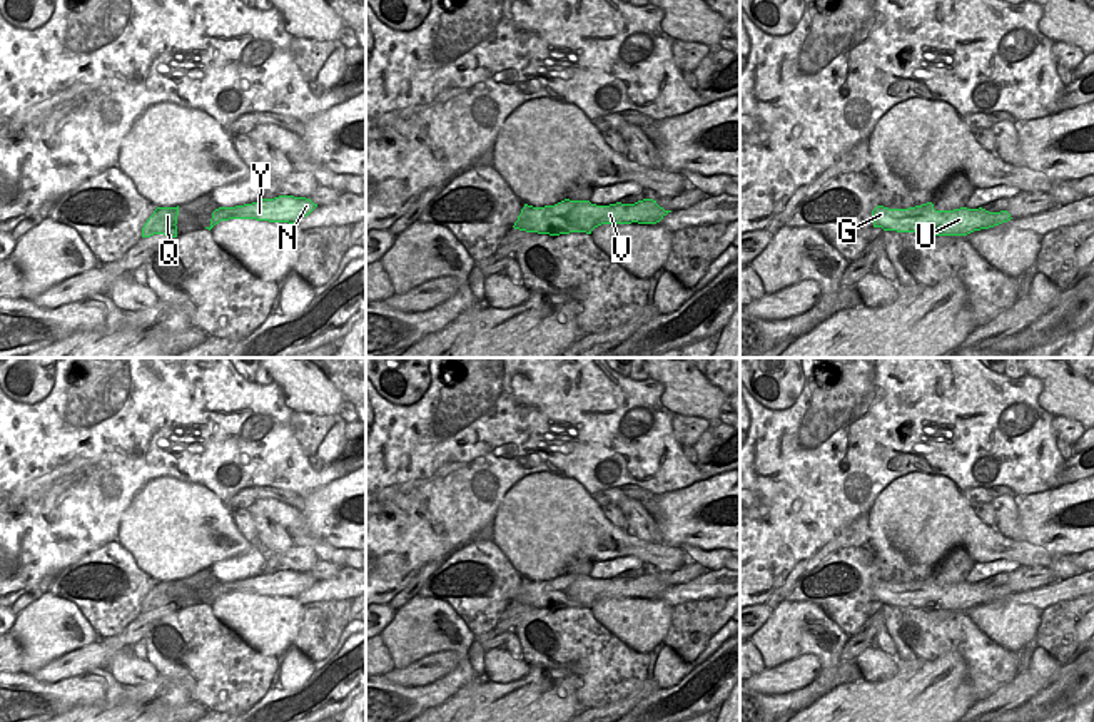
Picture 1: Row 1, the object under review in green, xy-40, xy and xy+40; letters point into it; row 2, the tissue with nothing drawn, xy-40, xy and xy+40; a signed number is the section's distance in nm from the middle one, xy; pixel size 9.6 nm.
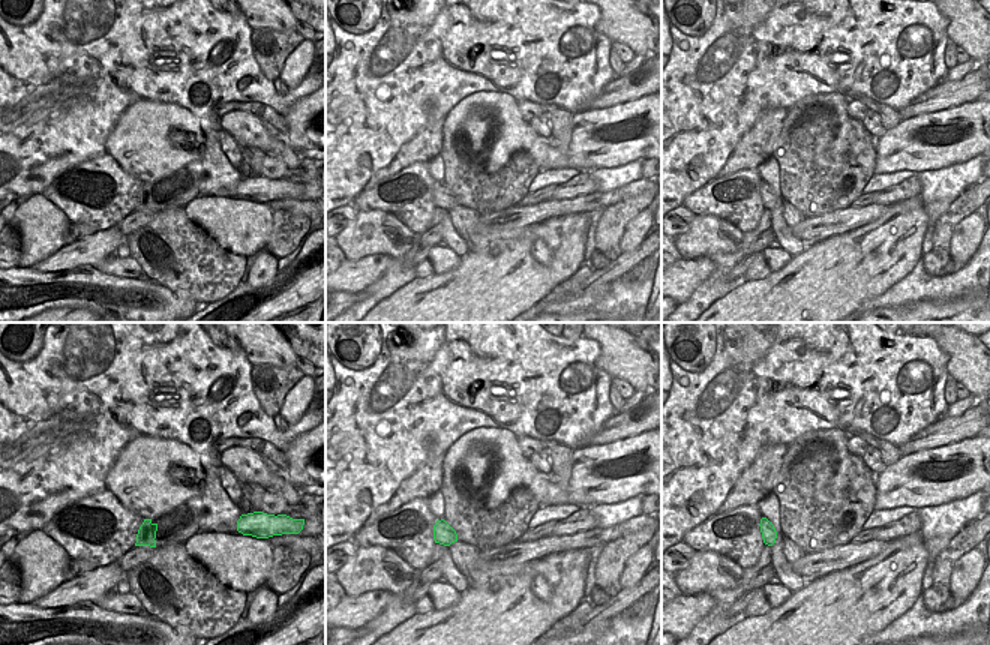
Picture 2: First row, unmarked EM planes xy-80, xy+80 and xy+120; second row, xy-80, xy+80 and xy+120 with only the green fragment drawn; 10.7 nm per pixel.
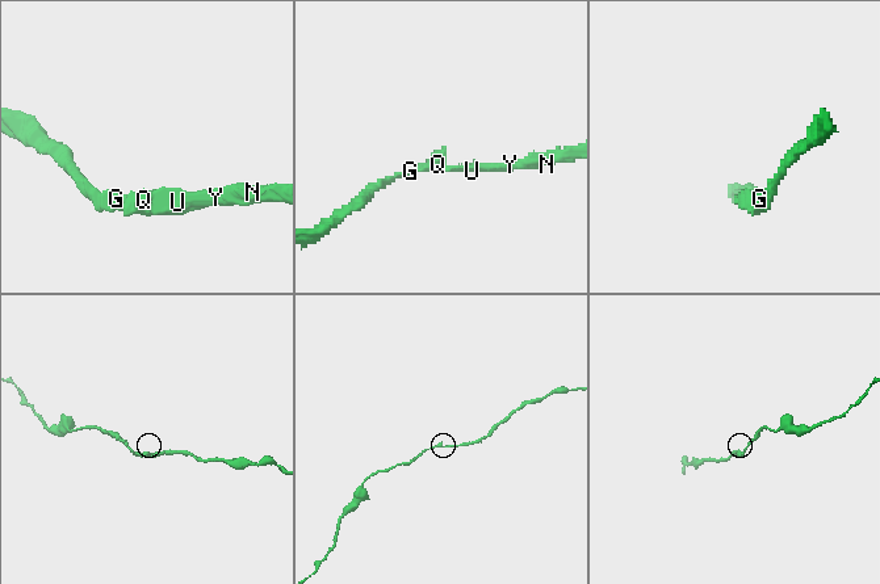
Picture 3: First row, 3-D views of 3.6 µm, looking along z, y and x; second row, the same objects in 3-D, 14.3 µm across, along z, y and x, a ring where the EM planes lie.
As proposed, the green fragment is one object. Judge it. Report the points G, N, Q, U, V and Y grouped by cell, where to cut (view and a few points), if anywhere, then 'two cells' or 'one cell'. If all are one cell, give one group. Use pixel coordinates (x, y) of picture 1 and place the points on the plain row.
G N Q U V Y | no cut | one cell

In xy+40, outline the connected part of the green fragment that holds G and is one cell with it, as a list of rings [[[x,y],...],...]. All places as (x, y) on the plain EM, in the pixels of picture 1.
[[[932,577],[909,582],[889,583],[877,580],[872,585],[874,602],[897,607],[915,607],[924,610],[967,610],[974,605],[989,603],[1010,595],[1007,585],[989,587],[979,583],[935,585]]]

